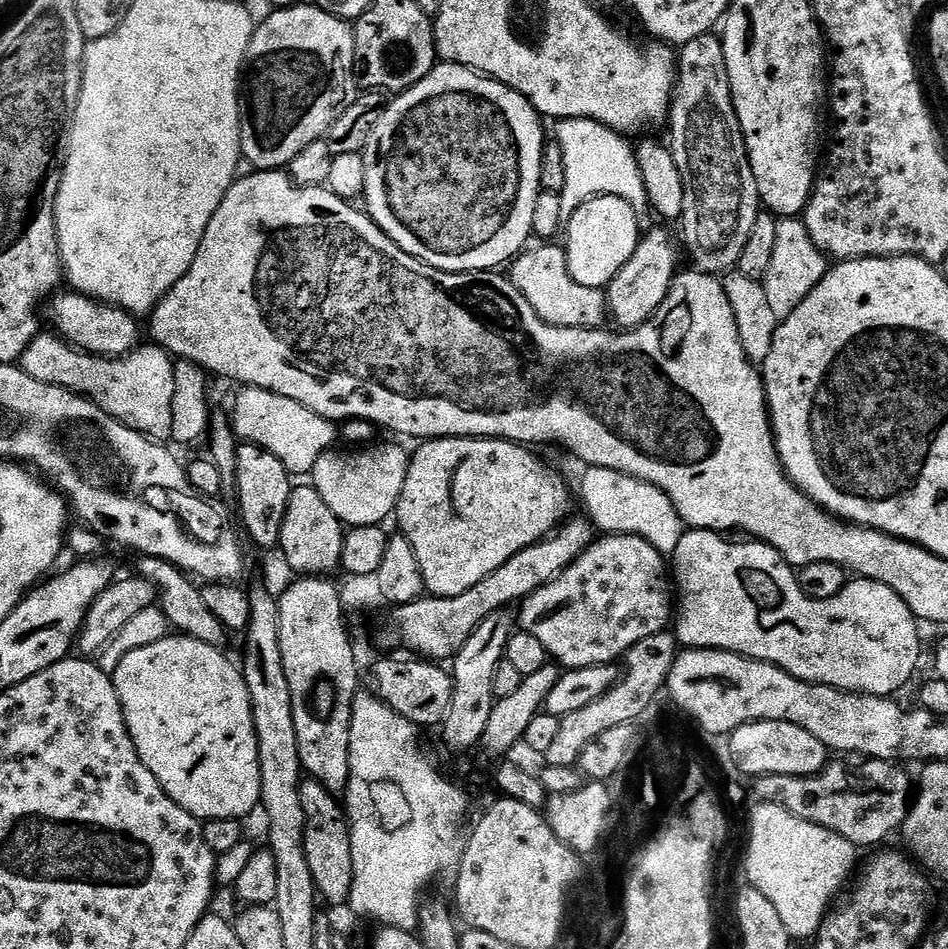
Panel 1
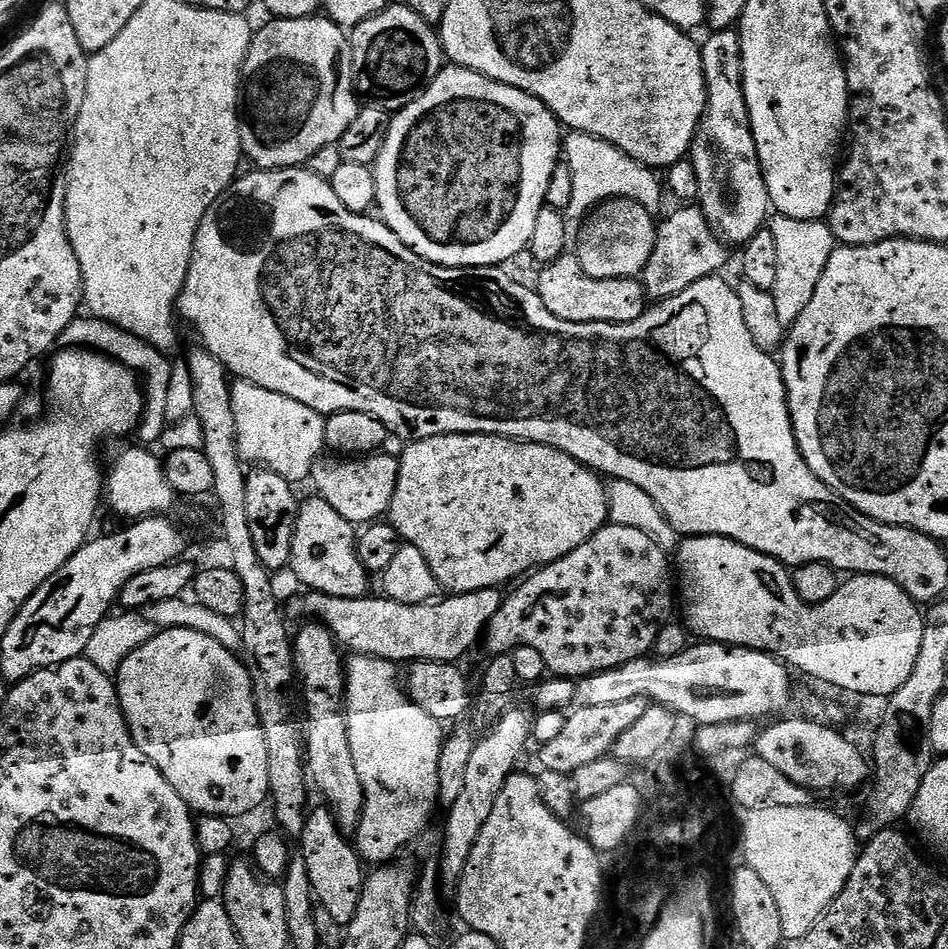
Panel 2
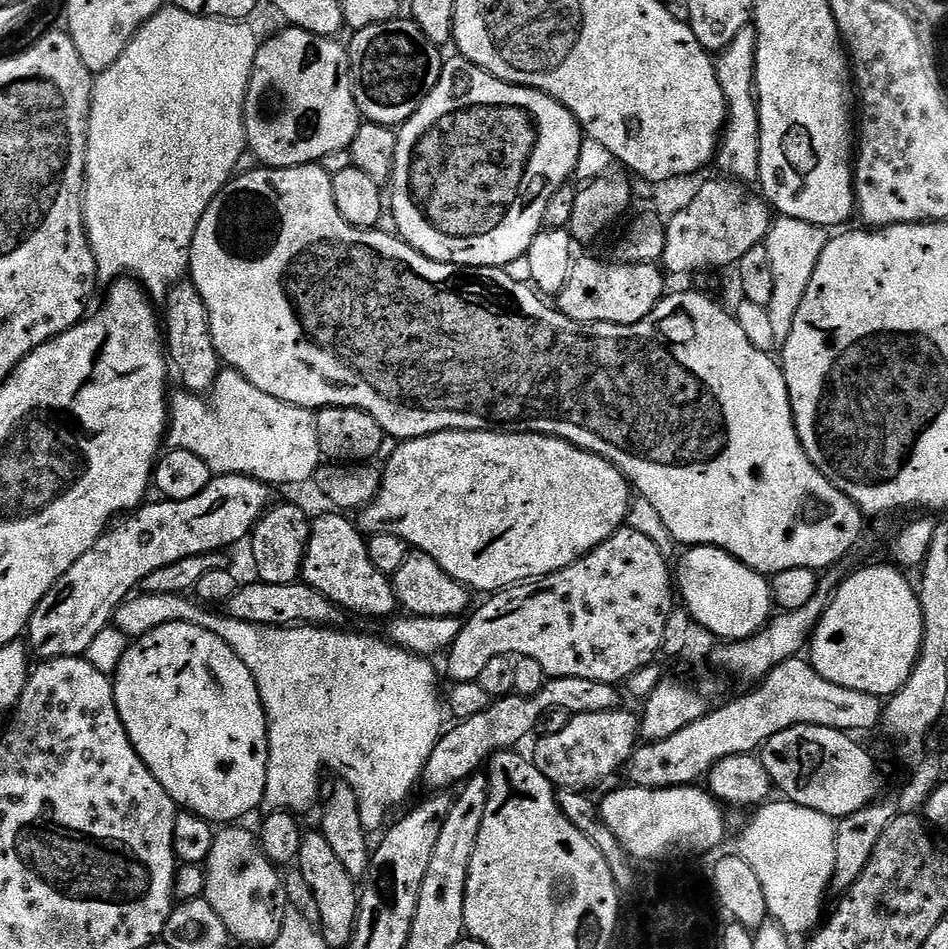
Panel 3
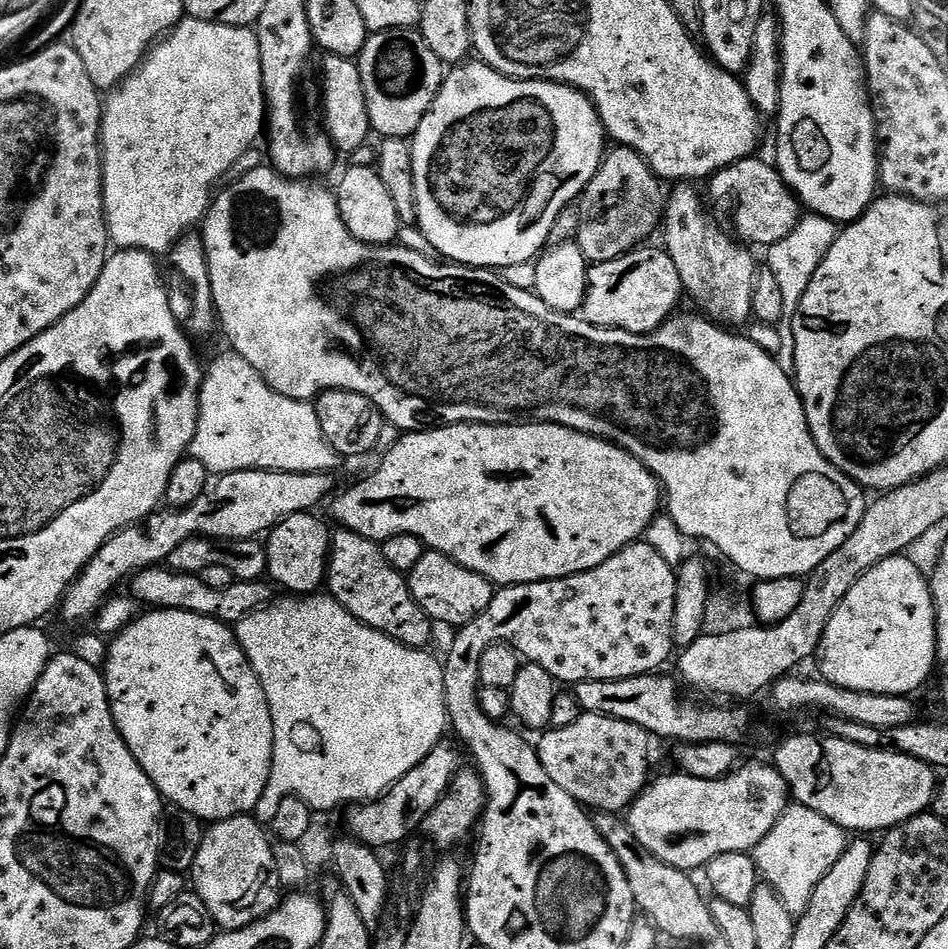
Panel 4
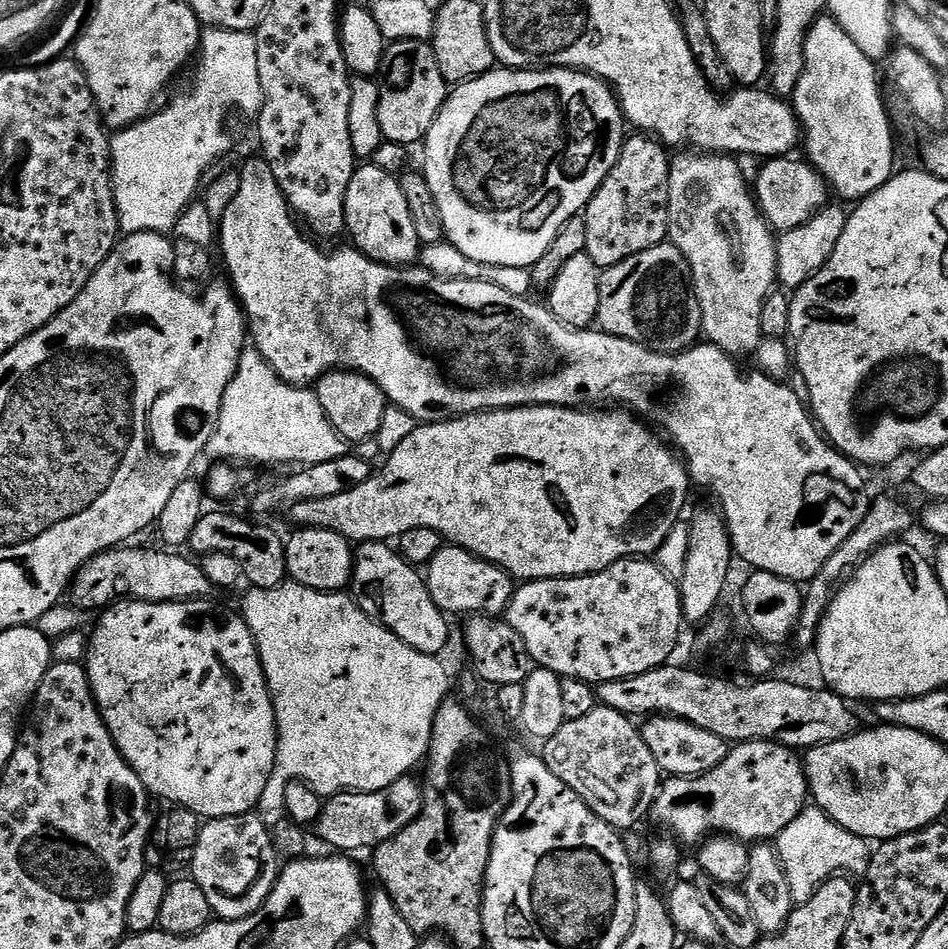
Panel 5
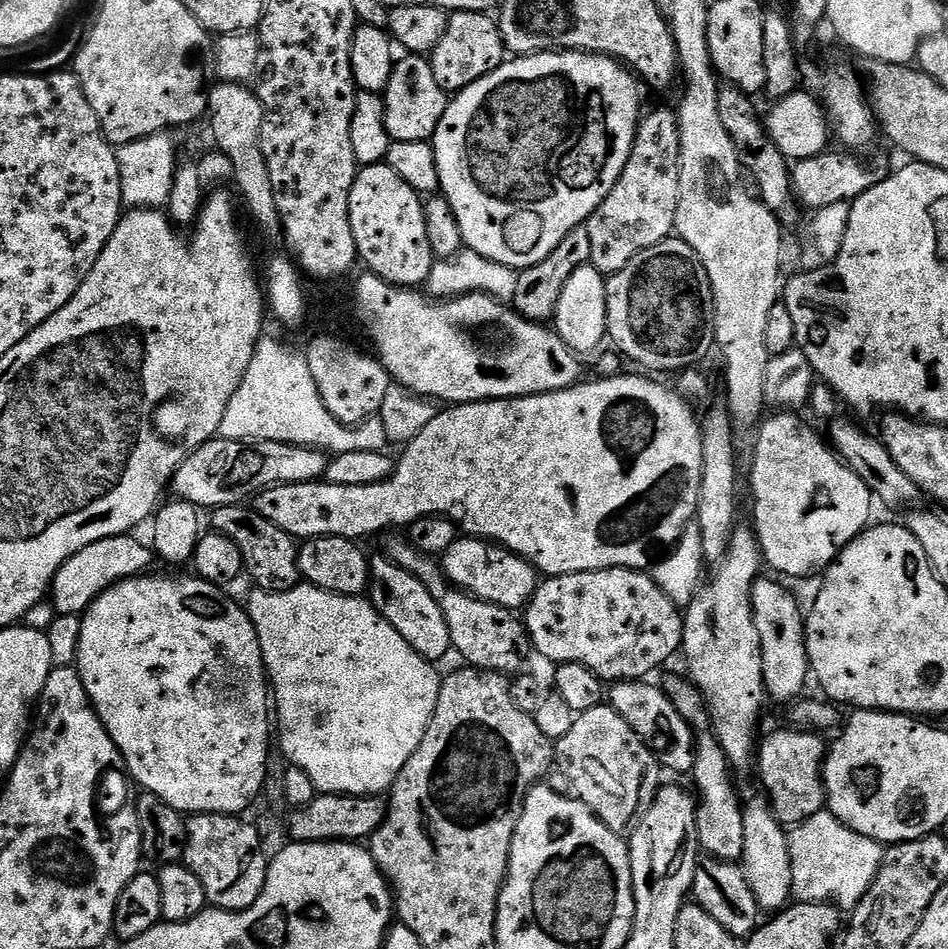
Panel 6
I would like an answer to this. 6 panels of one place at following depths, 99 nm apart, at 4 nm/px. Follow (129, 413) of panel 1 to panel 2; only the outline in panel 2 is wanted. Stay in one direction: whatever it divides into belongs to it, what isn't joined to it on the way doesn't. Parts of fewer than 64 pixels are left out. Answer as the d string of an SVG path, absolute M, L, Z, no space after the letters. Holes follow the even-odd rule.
M88 314L85 317L85 320L83 318L72 320L70 326L66 326L66 330L58 341L59 347L61 349L86 348L95 350L101 352L103 356L109 356L111 360L117 360L119 364L124 364L131 372L137 373L141 377L148 376L144 414L140 418L138 436L145 440L141 440L145 445L152 446L152 443L163 434L164 428L167 429L170 424L166 418L166 397L169 393L173 361L165 353L150 346L150 342L146 342L110 322L99 320L97 316Z

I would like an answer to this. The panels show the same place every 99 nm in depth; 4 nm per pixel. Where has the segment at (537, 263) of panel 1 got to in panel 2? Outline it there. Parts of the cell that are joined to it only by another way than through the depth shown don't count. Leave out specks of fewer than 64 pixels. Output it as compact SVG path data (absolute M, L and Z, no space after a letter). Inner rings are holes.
M576 254L559 256L543 269L538 291L546 310L566 322L602 322L603 324L625 324L634 322L646 310L644 286L639 279L599 280L580 269L580 258Z

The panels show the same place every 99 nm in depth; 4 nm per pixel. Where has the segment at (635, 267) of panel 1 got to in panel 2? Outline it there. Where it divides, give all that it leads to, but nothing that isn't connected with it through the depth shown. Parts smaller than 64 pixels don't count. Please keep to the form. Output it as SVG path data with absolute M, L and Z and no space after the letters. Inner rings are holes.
M680 206L677 212L659 221L654 254L642 273L645 297L652 302L668 300L674 294L682 294L686 286L694 286L694 282L702 278L723 273L728 264L727 251L724 241L716 239L699 207Z

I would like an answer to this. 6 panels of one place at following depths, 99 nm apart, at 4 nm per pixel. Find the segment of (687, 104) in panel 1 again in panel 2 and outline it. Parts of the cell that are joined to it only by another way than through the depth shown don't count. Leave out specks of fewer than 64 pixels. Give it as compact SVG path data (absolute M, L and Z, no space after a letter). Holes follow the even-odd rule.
M721 28L711 34L700 49L708 105L696 127L690 153L694 174L698 174L696 200L716 239L728 246L743 246L765 227L770 201L744 97L739 31Z

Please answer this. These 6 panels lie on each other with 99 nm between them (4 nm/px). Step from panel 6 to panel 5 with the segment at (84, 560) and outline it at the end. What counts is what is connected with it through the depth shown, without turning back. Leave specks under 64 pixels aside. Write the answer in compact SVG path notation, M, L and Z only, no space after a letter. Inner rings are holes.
M117 546L108 548L100 552L97 556L92 556L80 567L76 573L75 580L70 585L70 596L75 607L85 613L95 613L103 610L110 604L115 604L117 600L154 600L164 602L166 600L212 600L217 595L218 589L212 585L210 578L200 569L199 563L191 555L179 556L179 551L164 550L159 552L156 548L128 548L132 546Z

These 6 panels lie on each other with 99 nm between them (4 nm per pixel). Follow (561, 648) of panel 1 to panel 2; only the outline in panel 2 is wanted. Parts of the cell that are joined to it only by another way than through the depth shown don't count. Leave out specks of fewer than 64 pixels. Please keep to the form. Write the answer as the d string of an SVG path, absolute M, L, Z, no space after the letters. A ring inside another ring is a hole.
M611 522L597 530L590 539L582 546L578 546L578 550L574 550L570 554L566 554L560 560L554 561L553 564L545 564L543 568L533 571L527 578L521 579L505 595L502 606L498 610L498 614L494 614L494 618L488 623L486 629L486 644L488 640L489 653L492 654L511 654L516 648L530 647L538 650L544 659L547 671L551 675L562 676L568 679L580 679L584 676L593 676L595 672L605 672L611 668L622 666L631 660L639 660L647 657L649 653L656 647L656 639L662 629L673 619L672 603L677 603L678 596L672 593L672 584L674 588L674 568L670 563L670 556L660 549L661 541L657 537L651 536L648 532L642 530L634 530L634 526L618 526Z

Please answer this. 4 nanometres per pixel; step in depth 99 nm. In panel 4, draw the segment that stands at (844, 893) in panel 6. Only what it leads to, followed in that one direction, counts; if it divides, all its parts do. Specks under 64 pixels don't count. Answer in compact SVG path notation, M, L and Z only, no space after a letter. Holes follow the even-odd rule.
M793 803L774 822L774 830L758 842L754 850L754 859L763 883L768 884L782 898L786 910L794 918L800 917L806 909L818 882L826 878L830 866L842 858L850 843L844 829L838 827L830 818L810 810L806 806Z

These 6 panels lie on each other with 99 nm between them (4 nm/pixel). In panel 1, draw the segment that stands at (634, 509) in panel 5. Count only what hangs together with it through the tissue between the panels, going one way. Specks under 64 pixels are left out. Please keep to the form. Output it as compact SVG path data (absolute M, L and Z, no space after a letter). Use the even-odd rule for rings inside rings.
M446 436L438 440L425 440L419 445L415 453L411 453L408 462L406 482L402 486L400 500L396 504L394 520L400 523L399 531L410 542L410 546L416 551L416 561L420 567L420 579L424 581L424 592L429 596L457 596L466 594L470 586L478 586L498 566L506 566L514 554L526 550L526 546L532 546L556 531L565 523L568 512L568 488L564 485L562 477L552 474L535 456L535 451L527 447L512 443L511 440L497 440L495 438L473 438L470 436Z

